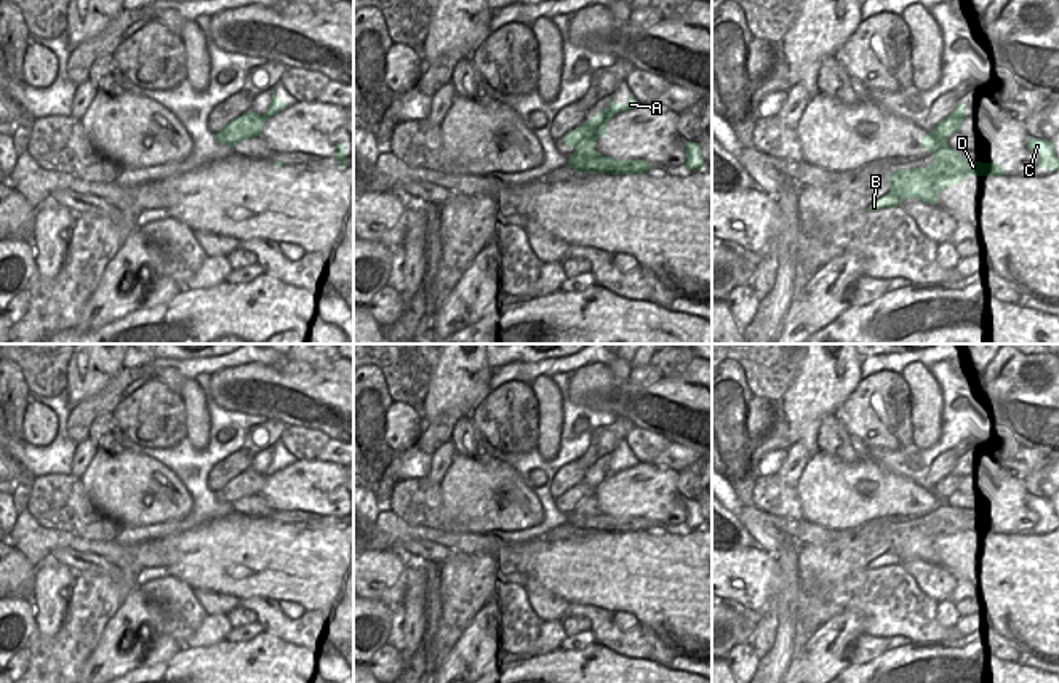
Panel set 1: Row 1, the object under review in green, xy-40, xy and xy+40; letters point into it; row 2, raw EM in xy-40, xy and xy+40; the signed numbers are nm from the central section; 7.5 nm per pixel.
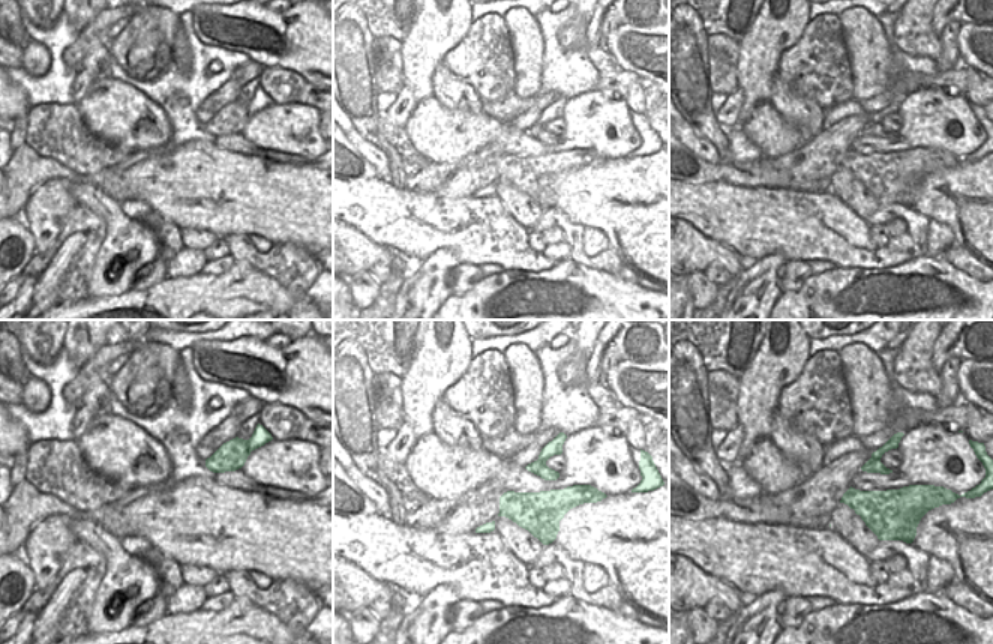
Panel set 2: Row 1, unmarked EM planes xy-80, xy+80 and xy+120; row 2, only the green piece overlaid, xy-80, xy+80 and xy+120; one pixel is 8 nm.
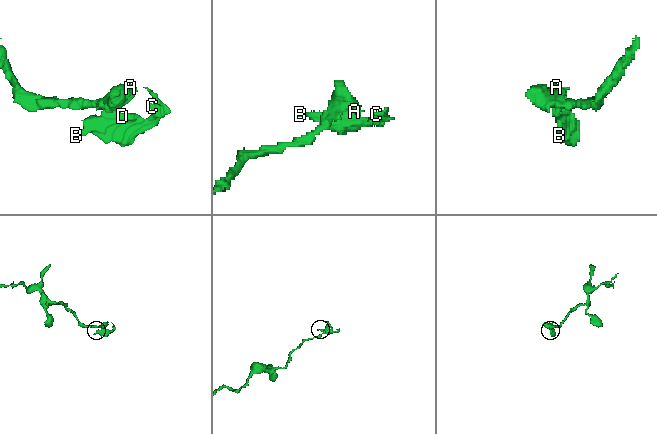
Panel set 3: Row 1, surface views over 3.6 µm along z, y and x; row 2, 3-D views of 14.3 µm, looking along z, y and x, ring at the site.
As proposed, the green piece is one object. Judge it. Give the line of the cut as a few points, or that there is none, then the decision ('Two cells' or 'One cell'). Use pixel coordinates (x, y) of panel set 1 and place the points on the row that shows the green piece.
Split along xy (570, 155), (583, 159), (600, 157). Two cells.

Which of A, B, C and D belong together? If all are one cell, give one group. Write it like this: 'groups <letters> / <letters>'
groups A / B C D

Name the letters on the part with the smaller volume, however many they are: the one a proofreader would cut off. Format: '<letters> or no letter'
B, C, D

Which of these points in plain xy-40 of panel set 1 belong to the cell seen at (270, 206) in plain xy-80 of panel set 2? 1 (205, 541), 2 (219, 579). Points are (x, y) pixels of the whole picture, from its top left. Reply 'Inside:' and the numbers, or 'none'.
Inside: 1, 2

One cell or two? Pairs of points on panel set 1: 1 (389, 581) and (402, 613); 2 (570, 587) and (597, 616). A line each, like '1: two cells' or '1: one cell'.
1: two cells
2: two cells

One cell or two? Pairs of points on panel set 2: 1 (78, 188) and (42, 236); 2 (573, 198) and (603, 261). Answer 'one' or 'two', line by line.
1: two
2: two

